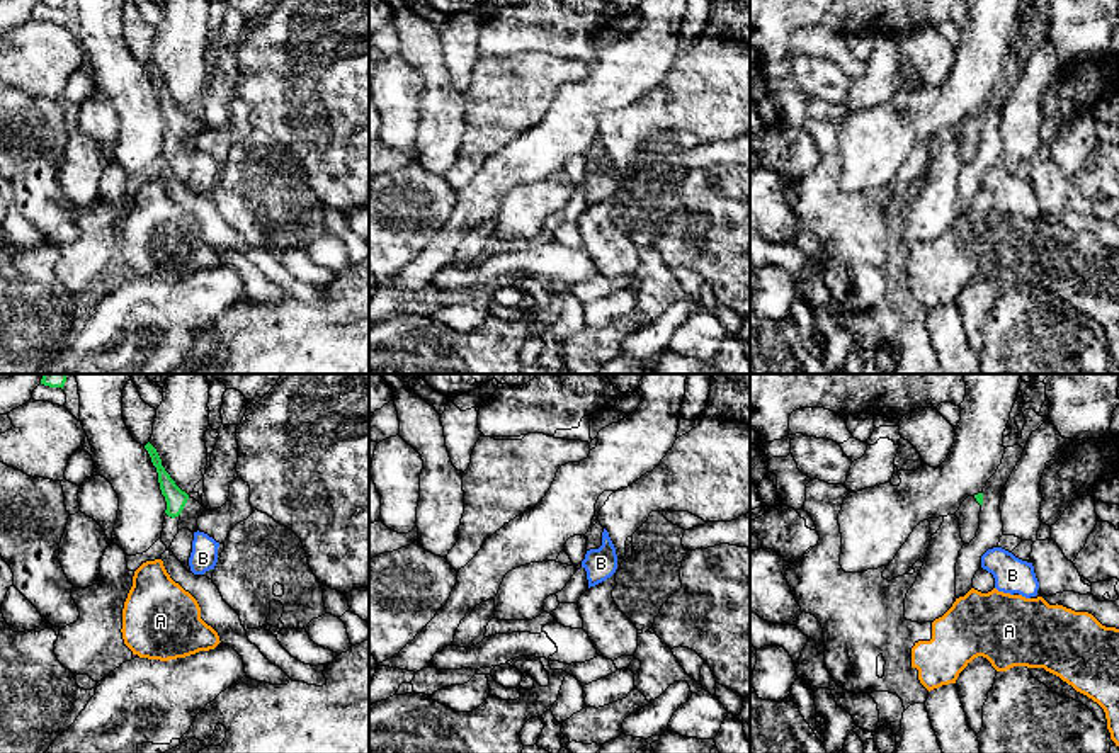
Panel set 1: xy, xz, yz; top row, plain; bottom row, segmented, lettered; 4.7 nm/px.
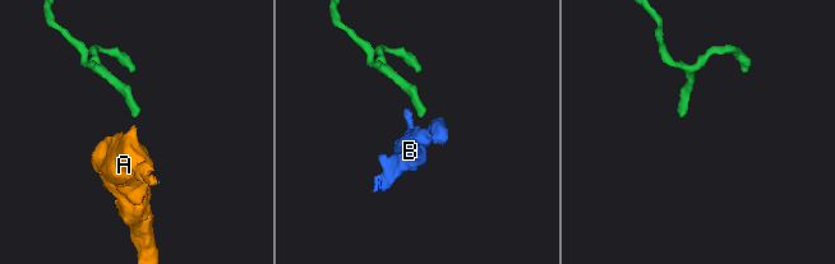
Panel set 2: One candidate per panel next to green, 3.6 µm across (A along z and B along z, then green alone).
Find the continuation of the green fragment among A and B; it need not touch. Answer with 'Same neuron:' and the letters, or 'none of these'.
Same neuron: A

